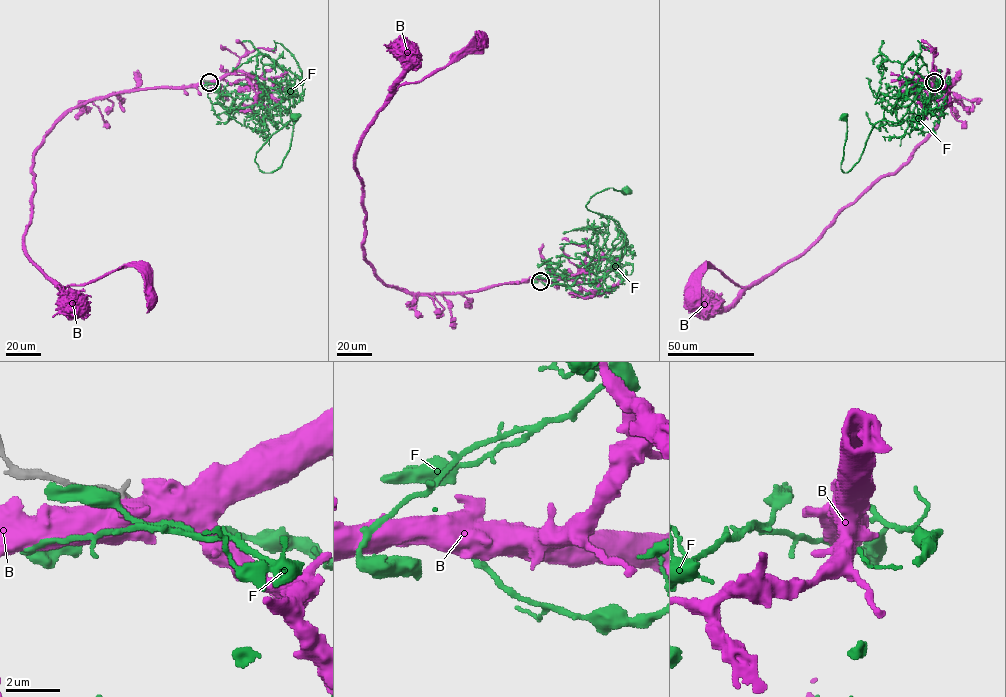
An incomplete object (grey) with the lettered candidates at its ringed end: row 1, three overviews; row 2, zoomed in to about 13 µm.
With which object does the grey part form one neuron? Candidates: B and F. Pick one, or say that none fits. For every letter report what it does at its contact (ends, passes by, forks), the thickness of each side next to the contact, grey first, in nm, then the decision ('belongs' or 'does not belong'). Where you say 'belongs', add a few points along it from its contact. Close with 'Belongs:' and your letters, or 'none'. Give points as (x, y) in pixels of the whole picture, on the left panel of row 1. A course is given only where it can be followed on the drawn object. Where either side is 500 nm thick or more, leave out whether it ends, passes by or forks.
B: 280/700 nm | does not belong
F: it ends | 240/190 nm | belongs | via (209, 82), (264, 109), (288, 100), (293, 122), (256, 153), (261, 171), (280, 166), (295, 117)
Belongs: F

